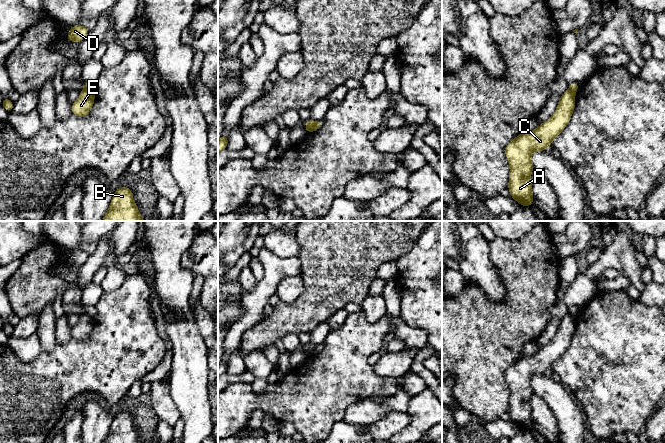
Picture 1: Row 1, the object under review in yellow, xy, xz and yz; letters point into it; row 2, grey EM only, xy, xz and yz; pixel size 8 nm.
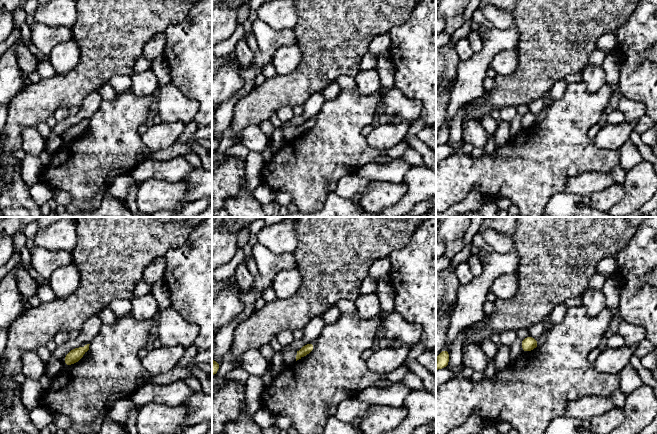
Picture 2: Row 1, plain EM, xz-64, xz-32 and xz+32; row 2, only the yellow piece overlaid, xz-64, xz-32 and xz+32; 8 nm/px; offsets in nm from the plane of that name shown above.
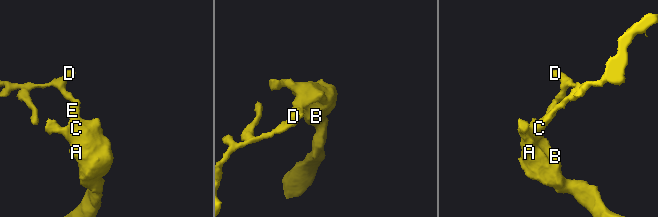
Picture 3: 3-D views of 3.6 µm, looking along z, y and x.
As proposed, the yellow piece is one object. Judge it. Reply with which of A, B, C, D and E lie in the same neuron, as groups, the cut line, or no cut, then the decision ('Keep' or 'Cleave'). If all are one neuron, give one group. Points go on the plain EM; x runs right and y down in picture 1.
Groups: A B C E / D. Split along xz (316, 346), (311, 353), (306, 355). Cleave

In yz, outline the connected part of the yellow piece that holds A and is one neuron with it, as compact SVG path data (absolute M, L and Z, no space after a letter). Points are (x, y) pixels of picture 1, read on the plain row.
M567 314L560 322L553 340L535 354L521 357L506 371L505 379L510 389L510 420L521 430L532 430L531 396L534 394L531 378L545 375L569 347L575 331L575 316Z

